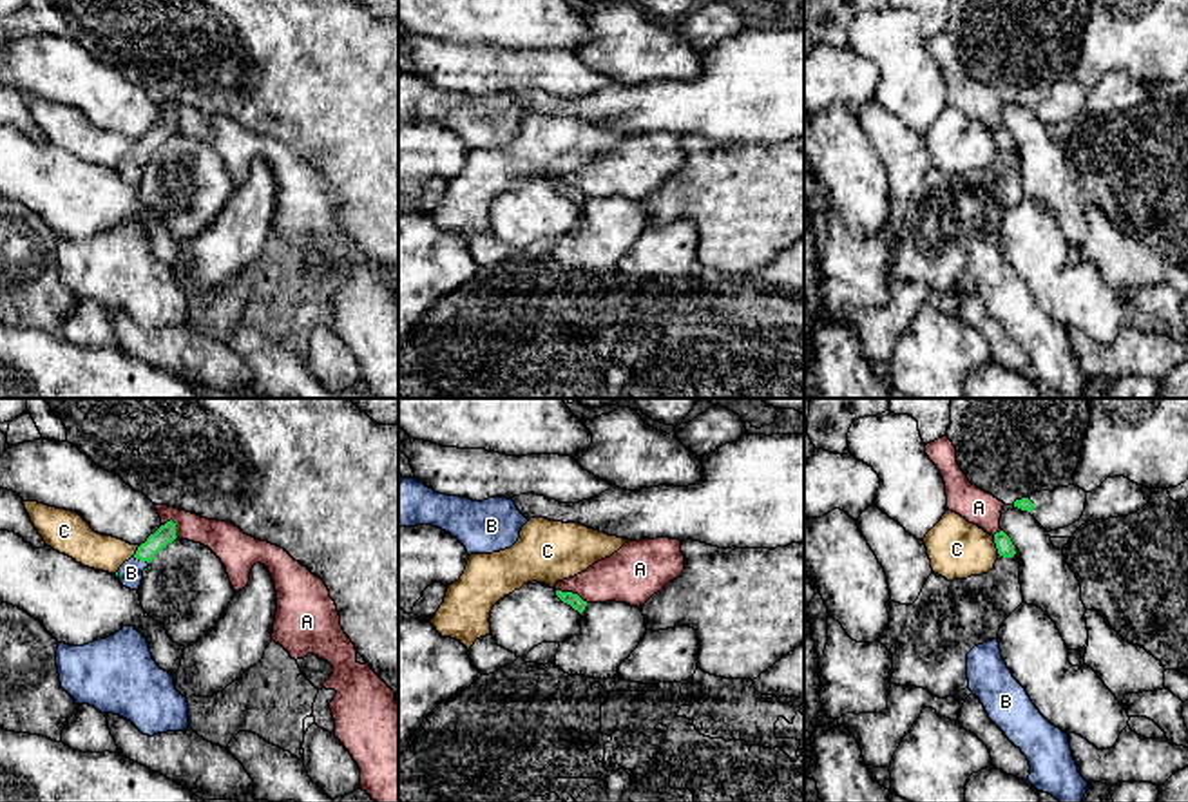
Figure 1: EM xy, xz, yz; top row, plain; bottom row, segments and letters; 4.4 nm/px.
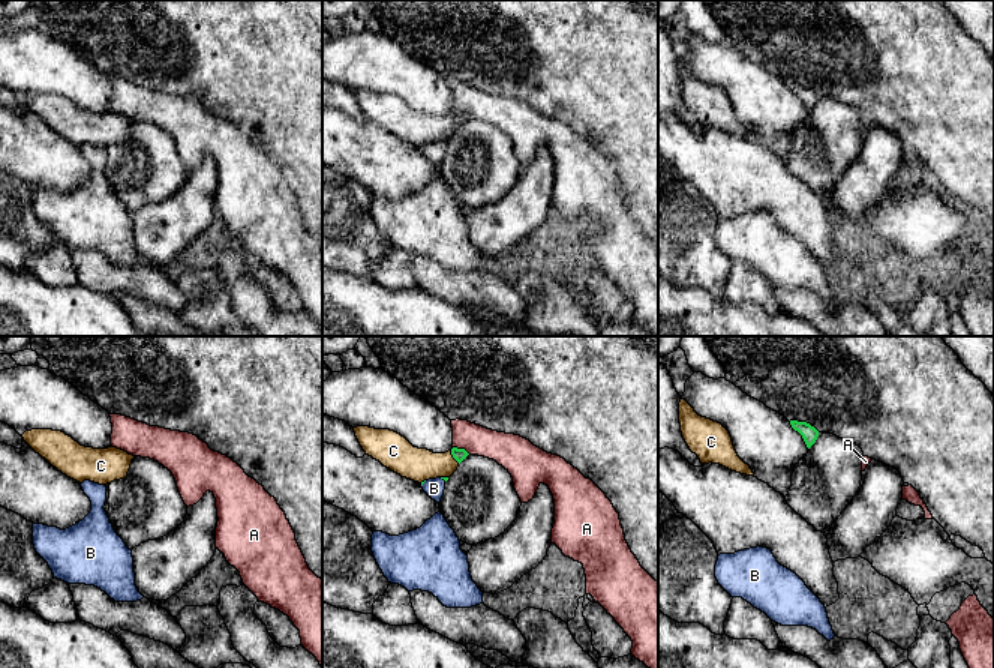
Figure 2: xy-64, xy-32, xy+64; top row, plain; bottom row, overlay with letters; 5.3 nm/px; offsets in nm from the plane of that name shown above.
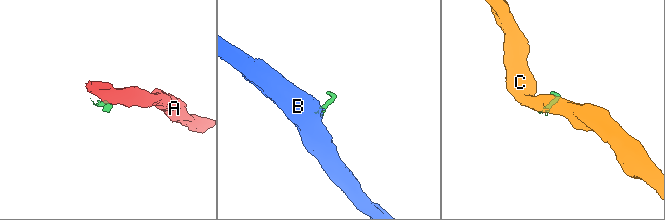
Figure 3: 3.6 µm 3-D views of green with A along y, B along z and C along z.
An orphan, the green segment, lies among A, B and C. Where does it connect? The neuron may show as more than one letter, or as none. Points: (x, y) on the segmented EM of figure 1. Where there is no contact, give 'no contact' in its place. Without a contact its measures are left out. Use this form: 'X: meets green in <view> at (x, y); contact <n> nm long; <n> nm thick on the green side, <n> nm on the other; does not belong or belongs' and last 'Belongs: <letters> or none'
A: meets green in xz at (571, 592); contact 160 nm long; 60 nm thick on the green side, 220 nm on the other; does not belong
B: meets green in xy at (142, 560); contact 70 nm long; 90 nm thick on the green side, 110 nm on the other; belongs
C: meets green in yz at (996, 545); contact 80 nm long; 70 nm thick on the green side, 260 nm on the other; does not belong
Belongs: B

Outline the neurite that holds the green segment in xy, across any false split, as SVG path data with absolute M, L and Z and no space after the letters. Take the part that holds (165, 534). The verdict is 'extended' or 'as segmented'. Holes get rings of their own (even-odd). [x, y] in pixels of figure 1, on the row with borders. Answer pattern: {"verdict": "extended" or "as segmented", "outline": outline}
{"verdict": "extended", "outline": "M172 520L161 525L138 547L136 554L120 567L116 572L120 583L130 590L139 590L148 563L176 538L176 523Z"}

